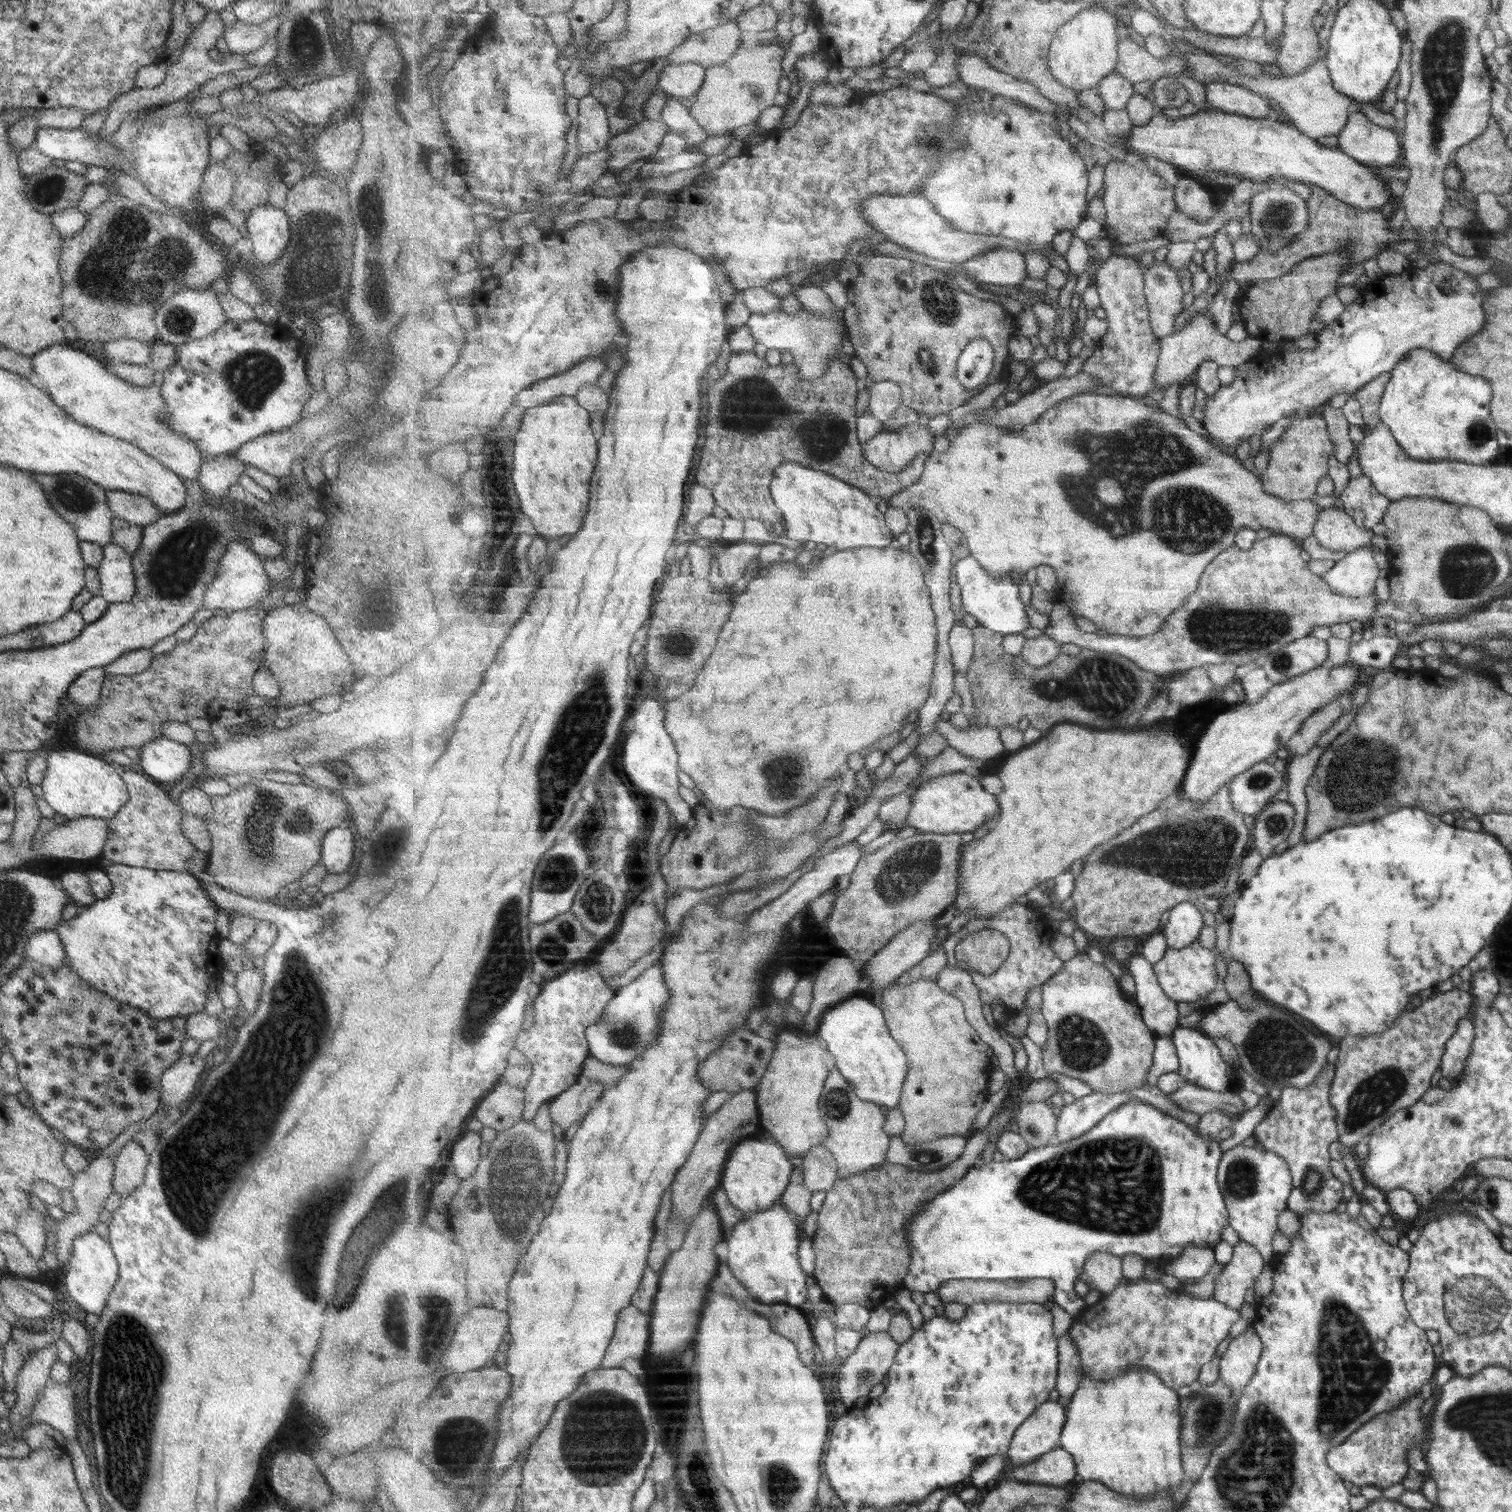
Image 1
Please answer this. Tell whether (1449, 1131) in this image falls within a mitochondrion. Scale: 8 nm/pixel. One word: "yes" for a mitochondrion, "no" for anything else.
no

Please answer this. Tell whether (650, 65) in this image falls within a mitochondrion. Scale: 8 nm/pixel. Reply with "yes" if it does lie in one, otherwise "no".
no

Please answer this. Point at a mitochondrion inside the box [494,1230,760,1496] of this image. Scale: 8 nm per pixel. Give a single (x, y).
(592, 1451)

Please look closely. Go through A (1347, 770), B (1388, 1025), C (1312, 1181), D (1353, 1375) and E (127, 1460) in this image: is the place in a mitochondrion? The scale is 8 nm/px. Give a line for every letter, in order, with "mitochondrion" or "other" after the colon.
A: mitochondrion
B: other
C: mitochondrion
D: mitochondrion
E: mitochondrion

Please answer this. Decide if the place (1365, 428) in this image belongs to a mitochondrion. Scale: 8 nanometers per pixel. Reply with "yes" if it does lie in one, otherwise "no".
no

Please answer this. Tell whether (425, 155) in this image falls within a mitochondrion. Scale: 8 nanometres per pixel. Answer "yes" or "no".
no

